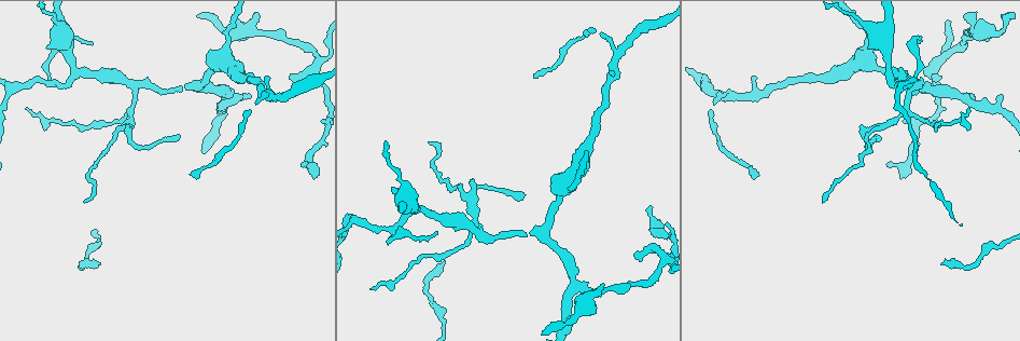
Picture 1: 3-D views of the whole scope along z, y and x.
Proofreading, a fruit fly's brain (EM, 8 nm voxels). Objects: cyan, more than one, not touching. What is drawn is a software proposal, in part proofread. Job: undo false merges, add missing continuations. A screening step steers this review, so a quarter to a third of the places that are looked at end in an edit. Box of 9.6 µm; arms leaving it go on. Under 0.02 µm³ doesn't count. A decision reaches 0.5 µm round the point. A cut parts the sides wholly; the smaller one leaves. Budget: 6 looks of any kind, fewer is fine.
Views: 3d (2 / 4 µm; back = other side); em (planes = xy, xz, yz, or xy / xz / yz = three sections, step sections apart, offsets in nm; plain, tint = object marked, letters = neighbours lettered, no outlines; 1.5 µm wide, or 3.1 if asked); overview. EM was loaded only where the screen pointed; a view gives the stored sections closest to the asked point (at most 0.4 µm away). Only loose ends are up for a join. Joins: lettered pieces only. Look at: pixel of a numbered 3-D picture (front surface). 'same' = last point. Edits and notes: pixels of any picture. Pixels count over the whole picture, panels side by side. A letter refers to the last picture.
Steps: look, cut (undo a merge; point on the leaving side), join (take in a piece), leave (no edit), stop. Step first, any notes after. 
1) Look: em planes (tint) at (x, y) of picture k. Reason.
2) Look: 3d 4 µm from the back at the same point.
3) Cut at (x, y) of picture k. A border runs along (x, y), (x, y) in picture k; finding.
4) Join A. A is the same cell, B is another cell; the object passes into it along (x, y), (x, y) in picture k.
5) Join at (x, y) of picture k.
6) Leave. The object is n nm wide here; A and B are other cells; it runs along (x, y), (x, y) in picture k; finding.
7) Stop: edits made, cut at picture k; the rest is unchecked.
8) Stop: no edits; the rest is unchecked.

Look: em xy step 8 (plain) at (434, 232) of picture 1. Tapers out.

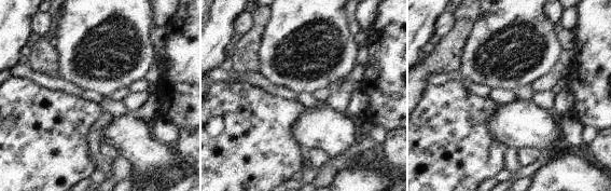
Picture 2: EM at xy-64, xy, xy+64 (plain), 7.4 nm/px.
Look: em xy step 8 (letters) at the same point.

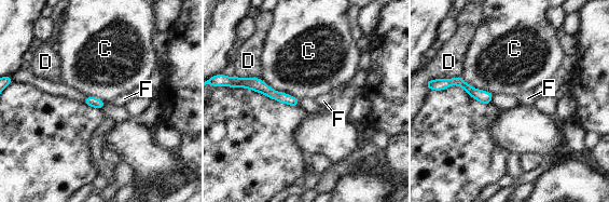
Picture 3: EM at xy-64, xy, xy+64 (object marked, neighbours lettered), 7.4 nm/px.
Leave. The longest contact is with C, 340 nm; C, D and F are other cells; it runs along (244, 82), (258, 84), (295, 104) in picture 3; no lettered piece goes on from it.

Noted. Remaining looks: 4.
Look: em yz step 4 (letters) at (26, 108) of picture 1. An open end.

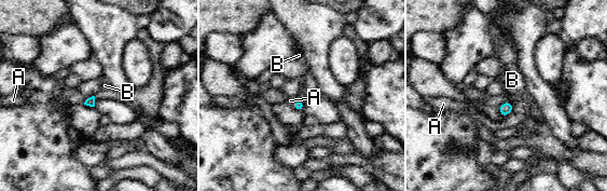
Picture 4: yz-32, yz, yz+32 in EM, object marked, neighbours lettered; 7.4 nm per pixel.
Leave. The longest contact is with A, 100 nm; A and B are other cells; none of them fits.

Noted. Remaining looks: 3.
Look: em planes (tint) at (875, 134) of picture 1.

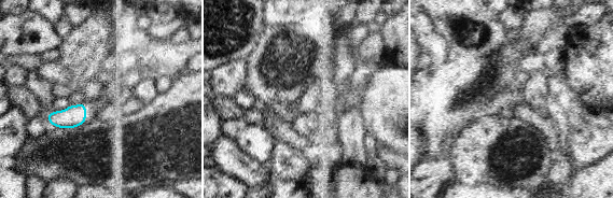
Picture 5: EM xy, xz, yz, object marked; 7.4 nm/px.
Look: em planes (letters) at the same point. What lies round it.

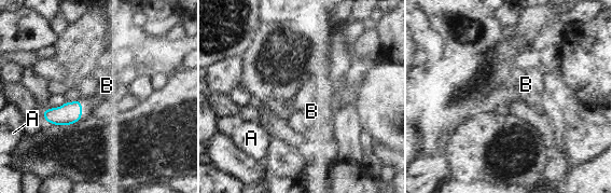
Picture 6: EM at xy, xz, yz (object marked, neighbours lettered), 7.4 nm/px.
Leave. A and B are other cells; a border runs along (81, 100), (82, 116) in picture 6; no lettered piece goes on from it.

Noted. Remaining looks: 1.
Stop: no edits; the rest is unchecked.

